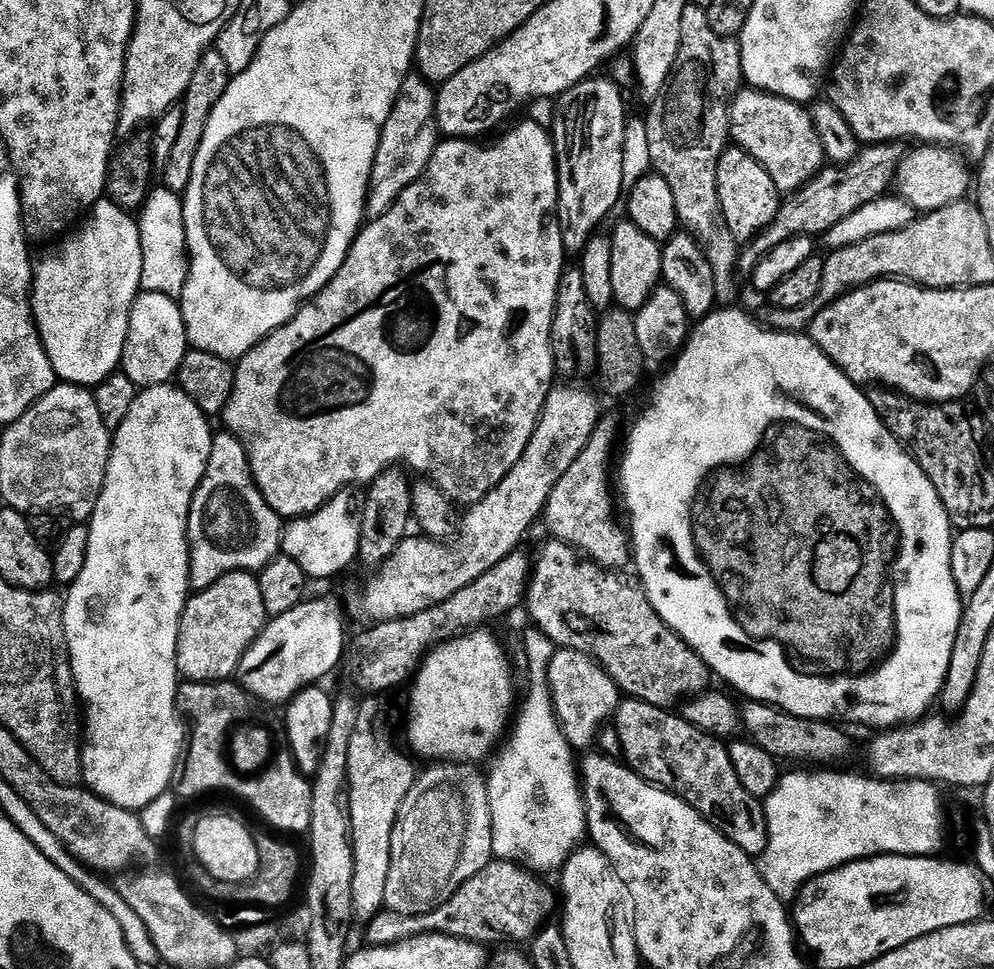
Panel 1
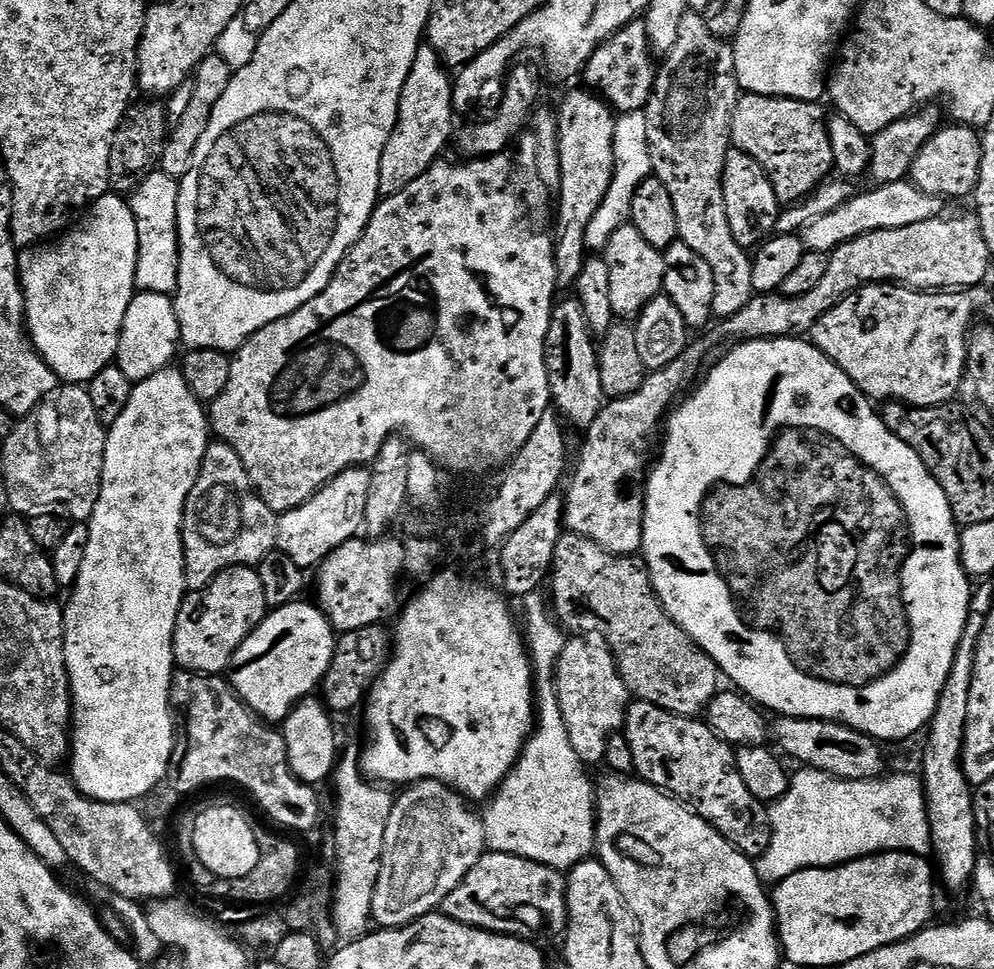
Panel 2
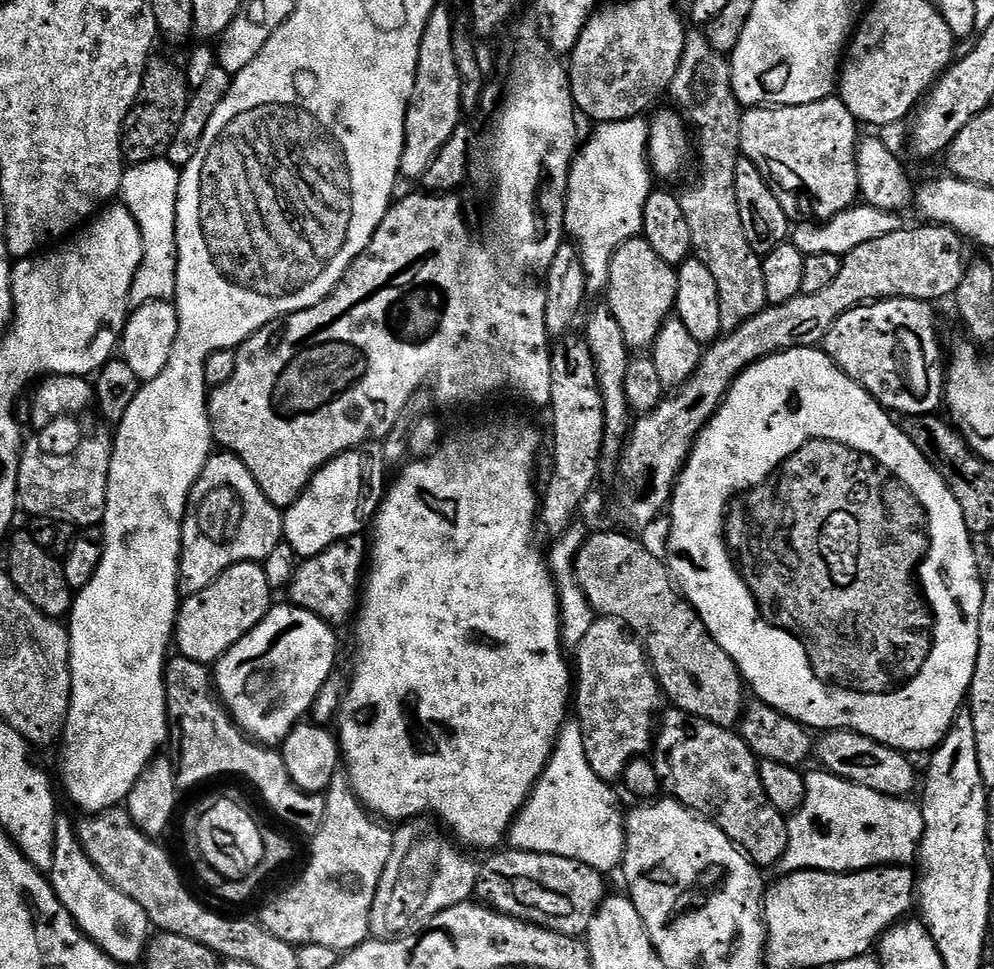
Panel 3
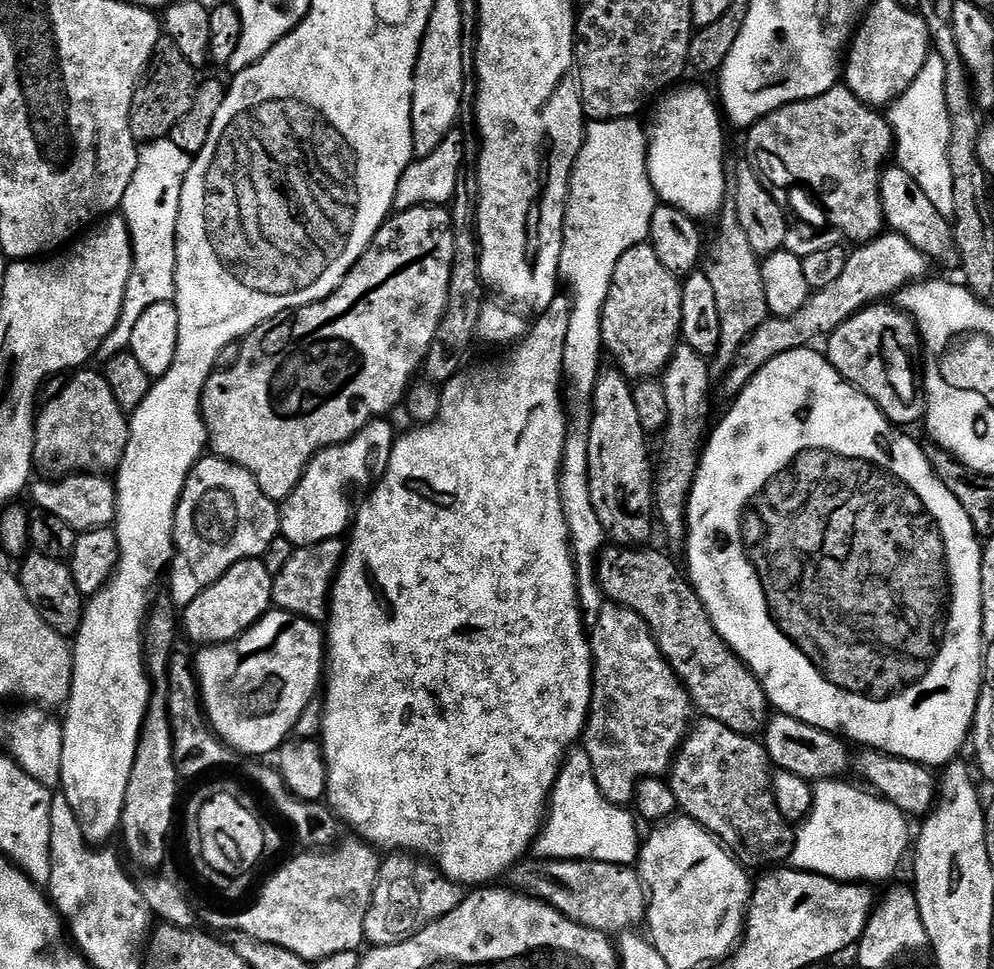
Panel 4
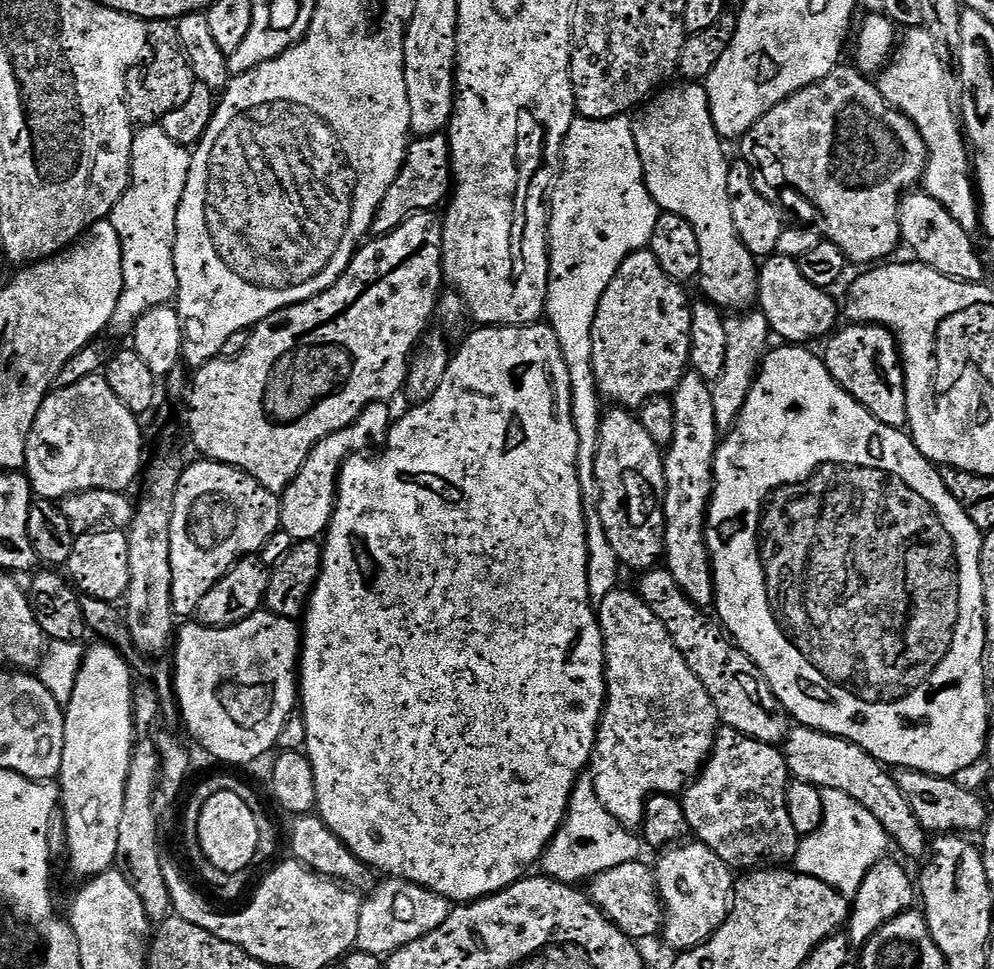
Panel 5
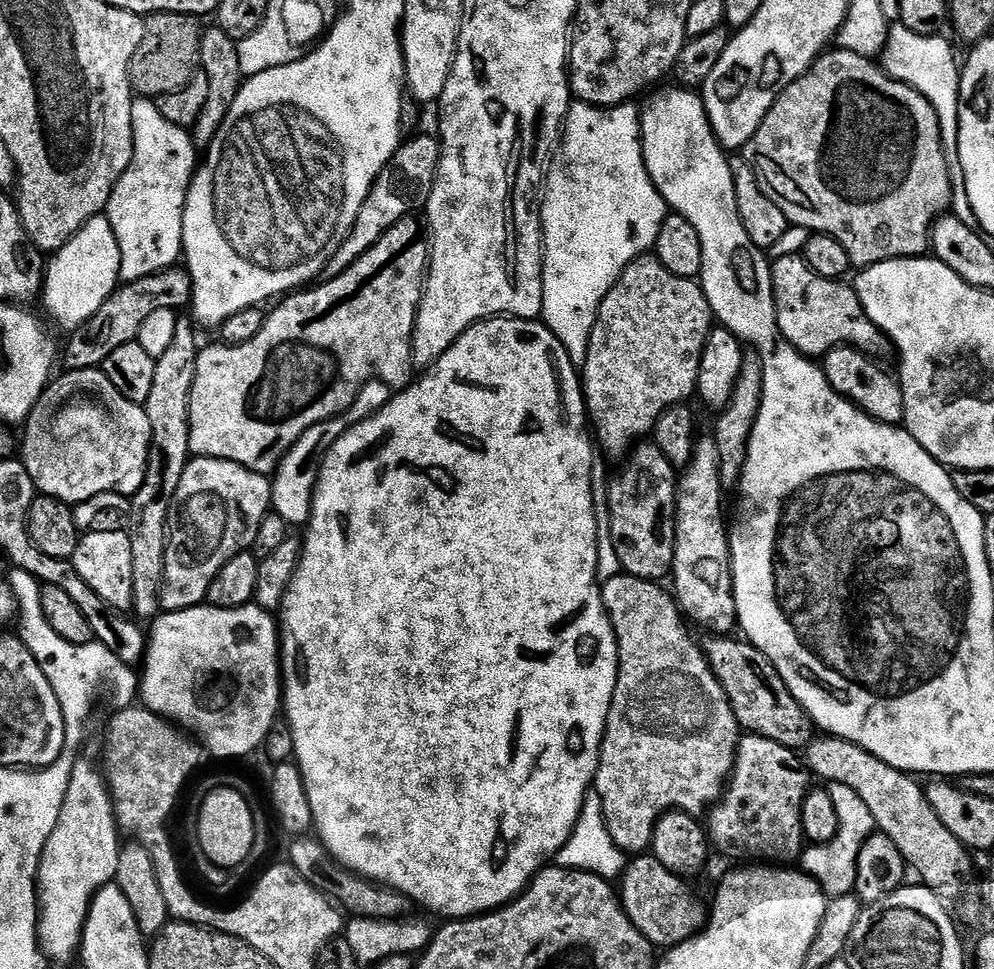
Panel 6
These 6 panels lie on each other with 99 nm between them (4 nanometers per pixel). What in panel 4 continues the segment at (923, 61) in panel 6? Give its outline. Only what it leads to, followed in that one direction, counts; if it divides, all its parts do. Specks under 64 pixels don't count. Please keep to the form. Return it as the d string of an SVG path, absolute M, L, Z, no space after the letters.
M929 53L926 62L911 86L886 110L886 119L892 128L894 156L897 165L906 170L914 182L922 187L926 198L937 207L943 217L953 219L954 173L949 160L950 134L952 123L945 100L946 66L940 55Z

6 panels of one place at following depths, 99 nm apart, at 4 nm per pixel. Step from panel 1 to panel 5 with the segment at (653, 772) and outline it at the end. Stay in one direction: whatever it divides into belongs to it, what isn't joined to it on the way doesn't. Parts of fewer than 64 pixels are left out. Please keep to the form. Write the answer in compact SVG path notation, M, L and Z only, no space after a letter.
M721 727L716 734L716 741L712 746L712 754L708 757L708 761L703 766L699 776L684 789L682 793L682 803L685 810L686 822L689 823L690 833L699 843L705 844L707 848L712 850L714 854L718 854L718 858L722 858L722 862L726 862L728 867L733 870L756 870L761 867L760 864L760 844L777 844L780 848L795 849L799 845L802 837L794 830L794 822L790 822L790 810L786 810L786 794L788 793L788 785L790 783L790 773L788 764L784 760L783 751L777 745L767 744L761 740L755 740L749 736L742 735L738 730L733 728Z

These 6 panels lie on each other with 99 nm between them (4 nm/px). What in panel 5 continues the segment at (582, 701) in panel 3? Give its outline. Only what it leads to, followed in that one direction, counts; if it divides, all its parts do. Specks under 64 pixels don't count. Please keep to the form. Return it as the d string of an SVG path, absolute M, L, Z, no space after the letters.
M615 590L606 594L598 601L598 619L600 622L600 632L604 636L604 678L606 681L606 699L604 711L600 713L600 727L596 729L596 745L592 747L592 758L590 761L590 777L593 782L594 793L597 794L598 801L605 807L620 824L629 830L636 830L641 827L644 818L644 806L652 796L664 793L668 796L676 796L683 793L684 789L700 775L708 757L712 754L712 746L716 741L716 734L721 727L720 715L702 682L686 666L682 654L672 644L668 632L662 626L662 622L646 606L646 602L635 591L621 592Z

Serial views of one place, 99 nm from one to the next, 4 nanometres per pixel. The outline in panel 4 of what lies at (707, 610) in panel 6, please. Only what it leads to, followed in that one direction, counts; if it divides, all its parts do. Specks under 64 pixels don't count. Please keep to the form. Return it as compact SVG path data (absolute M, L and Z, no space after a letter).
M679 343L662 373L662 385L668 403L669 416L664 438L664 465L659 465L654 482L654 512L664 523L672 540L683 541L686 536L688 495L694 486L700 465L702 449L706 443L708 424L708 395L712 392L712 372L708 369L709 357L698 354L689 344Z

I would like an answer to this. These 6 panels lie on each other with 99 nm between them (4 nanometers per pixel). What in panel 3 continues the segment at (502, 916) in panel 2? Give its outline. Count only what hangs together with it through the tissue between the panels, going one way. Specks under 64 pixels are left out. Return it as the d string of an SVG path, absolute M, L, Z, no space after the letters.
M500 850L489 856L492 857L485 864L479 865L480 873L476 879L475 899L502 914L514 917L515 920L526 920L540 928L548 928L551 932L580 938L587 933L590 922L600 909L600 904L606 899L605 873L592 869L580 861L554 854L515 850Z

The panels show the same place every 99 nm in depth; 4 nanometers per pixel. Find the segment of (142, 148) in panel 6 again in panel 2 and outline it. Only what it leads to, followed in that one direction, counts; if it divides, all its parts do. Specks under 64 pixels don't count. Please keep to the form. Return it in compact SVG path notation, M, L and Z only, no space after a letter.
M159 170L149 171L131 193L132 213L138 222L136 286L139 291L172 296L180 286L179 193L177 177L168 176Z

